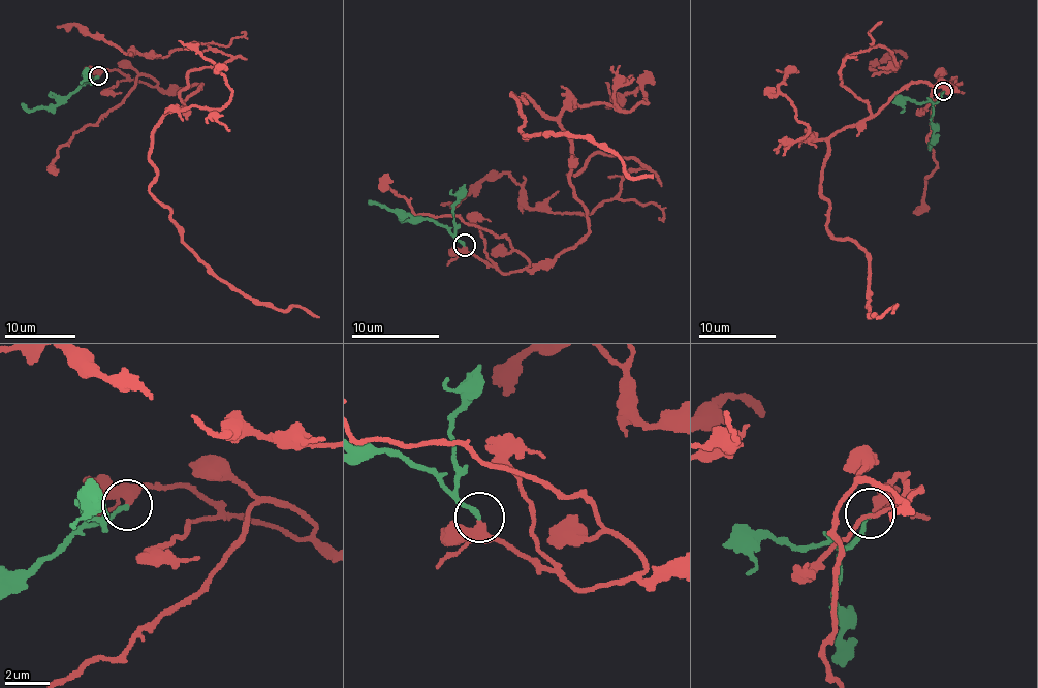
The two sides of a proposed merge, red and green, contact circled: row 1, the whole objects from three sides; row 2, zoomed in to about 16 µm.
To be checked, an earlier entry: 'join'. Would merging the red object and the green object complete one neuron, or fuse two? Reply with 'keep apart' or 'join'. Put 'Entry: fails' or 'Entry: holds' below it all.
join
Entry: holds

